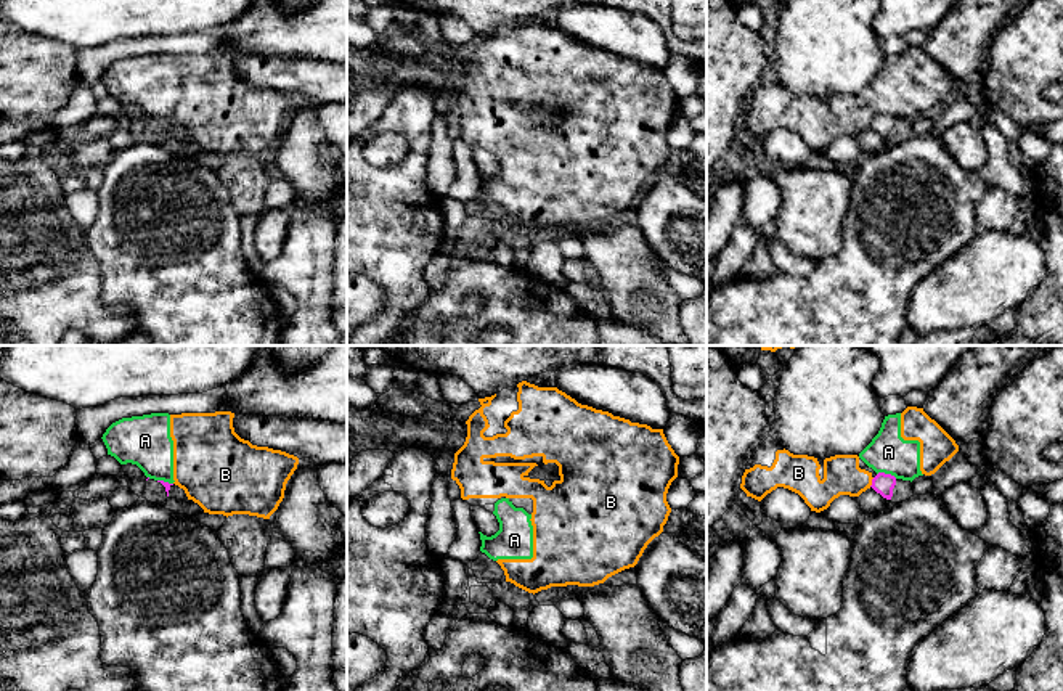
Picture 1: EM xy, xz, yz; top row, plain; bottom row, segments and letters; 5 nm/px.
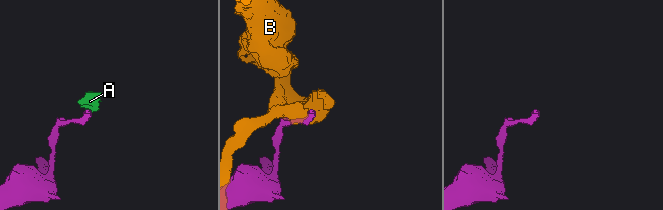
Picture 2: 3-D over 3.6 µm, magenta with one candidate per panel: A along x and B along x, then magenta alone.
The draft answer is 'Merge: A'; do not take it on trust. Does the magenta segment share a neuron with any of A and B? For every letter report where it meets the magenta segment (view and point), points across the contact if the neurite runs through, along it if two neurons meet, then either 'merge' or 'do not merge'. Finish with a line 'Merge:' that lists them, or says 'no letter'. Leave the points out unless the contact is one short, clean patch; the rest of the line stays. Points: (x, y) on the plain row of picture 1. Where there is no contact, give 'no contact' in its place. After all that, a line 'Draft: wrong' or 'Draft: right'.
A: meets magenta in yz at (887, 114); border along yz (877, 113), (890, 113), (896, 118); do not merge
B: meets magenta in yz at (872, 122); do not merge
Merge: no letter
Draft: wrong

